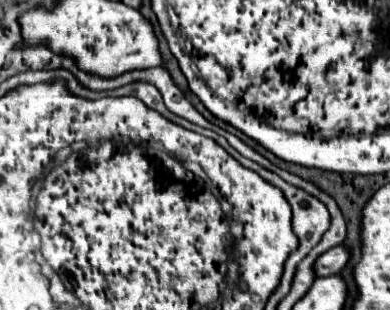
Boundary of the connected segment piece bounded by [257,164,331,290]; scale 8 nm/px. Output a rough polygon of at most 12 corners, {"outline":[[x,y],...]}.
{"outline":[[267,168],[261,178],[281,188],[293,208],[299,248],[285,262],[279,288],[293,286],[297,264],[329,230],[331,216],[309,192]]}

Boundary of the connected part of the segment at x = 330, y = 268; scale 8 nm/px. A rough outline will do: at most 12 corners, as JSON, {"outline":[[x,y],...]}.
{"outline":[[347,246],[327,250],[317,262],[317,276],[339,274],[351,260]]}

